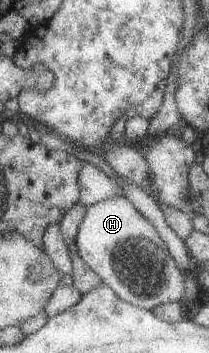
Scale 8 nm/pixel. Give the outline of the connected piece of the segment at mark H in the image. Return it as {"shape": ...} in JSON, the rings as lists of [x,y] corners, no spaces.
{"shape":[[[113,196],[92,204],[83,218],[76,242],[83,260],[101,276],[117,294],[142,309],[157,309],[170,302],[181,303],[187,294],[187,276],[175,260],[166,241],[161,238],[158,227],[145,214],[141,214],[127,197]]]}

